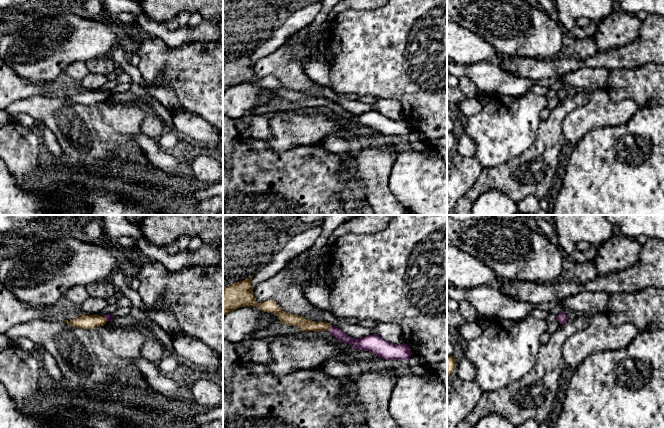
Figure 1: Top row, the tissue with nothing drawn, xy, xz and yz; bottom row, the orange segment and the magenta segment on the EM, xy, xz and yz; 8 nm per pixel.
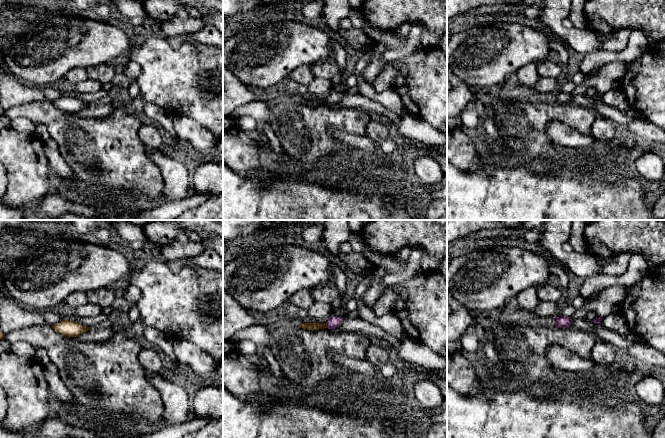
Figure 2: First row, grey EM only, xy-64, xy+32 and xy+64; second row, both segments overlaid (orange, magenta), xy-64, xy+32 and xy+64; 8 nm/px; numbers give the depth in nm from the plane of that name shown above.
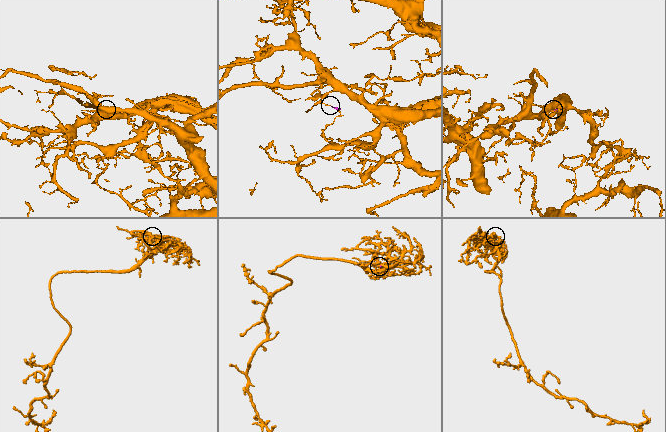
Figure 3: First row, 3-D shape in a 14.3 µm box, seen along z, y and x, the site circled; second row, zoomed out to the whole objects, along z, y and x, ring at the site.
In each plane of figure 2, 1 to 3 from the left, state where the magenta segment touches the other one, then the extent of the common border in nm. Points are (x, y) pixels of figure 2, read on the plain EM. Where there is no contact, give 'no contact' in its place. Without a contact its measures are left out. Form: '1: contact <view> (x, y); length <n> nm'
1: no contact
2: contact xy+32 (327, 102); length 30 nm
3: no contact

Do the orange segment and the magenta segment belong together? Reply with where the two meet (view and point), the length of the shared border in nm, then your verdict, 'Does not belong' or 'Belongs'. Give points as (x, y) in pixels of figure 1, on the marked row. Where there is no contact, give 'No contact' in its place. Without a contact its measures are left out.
Touches orange at xz (329, 327). Shared border 50 nm. Belongs

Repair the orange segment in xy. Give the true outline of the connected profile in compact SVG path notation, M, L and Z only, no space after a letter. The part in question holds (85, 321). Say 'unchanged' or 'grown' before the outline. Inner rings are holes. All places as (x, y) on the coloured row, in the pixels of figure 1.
grown | M108 314L105 316L97 316L97 315L82 315L78 317L77 319L68 321L63 320L65 323L77 327L77 328L83 328L83 329L93 329L95 327L104 326L107 321L113 321L114 318L112 314Z

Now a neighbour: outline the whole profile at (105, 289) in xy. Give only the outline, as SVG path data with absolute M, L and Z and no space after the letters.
M104 280L86 286L89 297L97 297L104 300L116 294L116 288L110 280Z

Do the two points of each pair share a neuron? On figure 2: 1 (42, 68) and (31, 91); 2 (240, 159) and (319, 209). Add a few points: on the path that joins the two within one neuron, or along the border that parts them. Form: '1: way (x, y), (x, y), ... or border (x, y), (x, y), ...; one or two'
1: border (13, 75), (30, 84), (52, 86); two
2: border (233, 170), (243, 177), (256, 177); two

